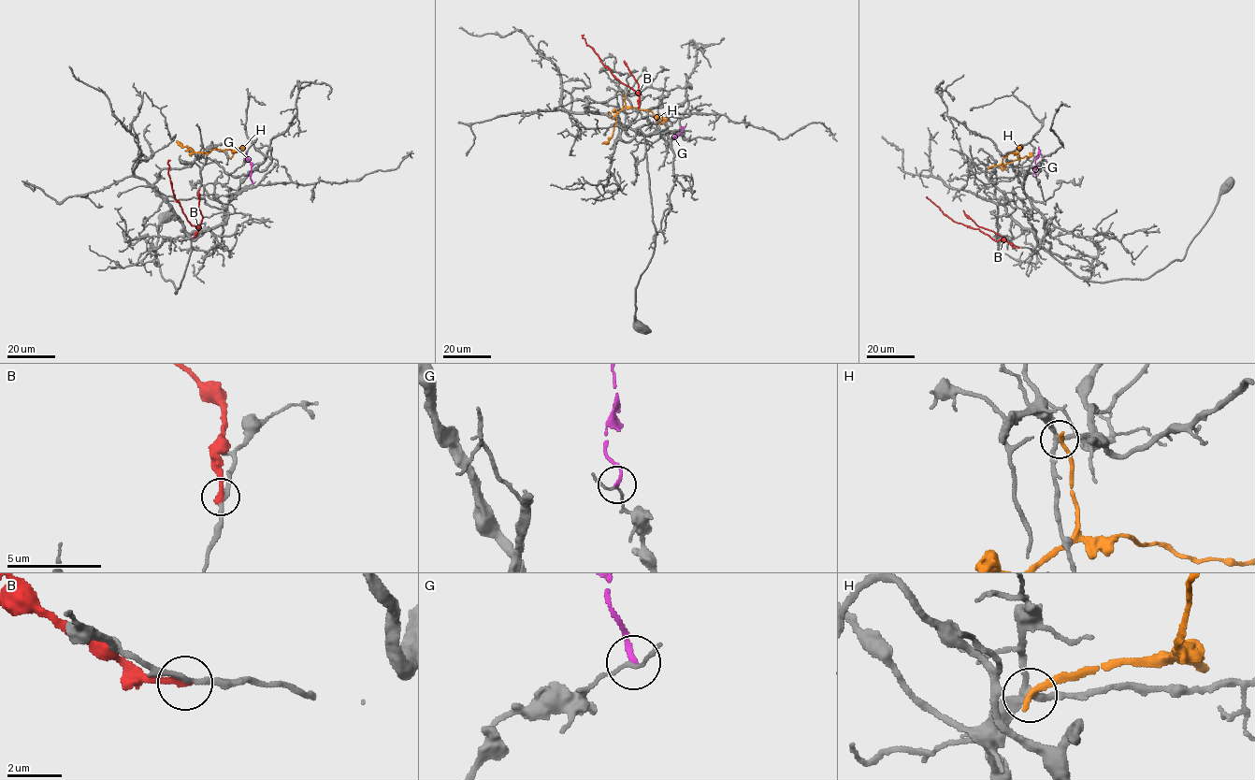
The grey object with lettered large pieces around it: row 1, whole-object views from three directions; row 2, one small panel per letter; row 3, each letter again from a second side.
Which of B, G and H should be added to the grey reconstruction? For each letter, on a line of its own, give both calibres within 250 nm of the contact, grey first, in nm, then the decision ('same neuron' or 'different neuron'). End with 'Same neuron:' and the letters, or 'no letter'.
B: 190/280 nm | different neuron
G: 110/150 nm | different neuron
H: 240/260 nm | different neuron
Same neuron: no letter

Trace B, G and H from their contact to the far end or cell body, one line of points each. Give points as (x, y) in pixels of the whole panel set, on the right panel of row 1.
B: (1018, 247), (1005, 241), (996, 241), (978, 229), (953, 221), (926, 196)
G: (1035, 176), (1038, 147)
H: (988, 167), (1001, 165), (1003, 157), (1017, 149)

